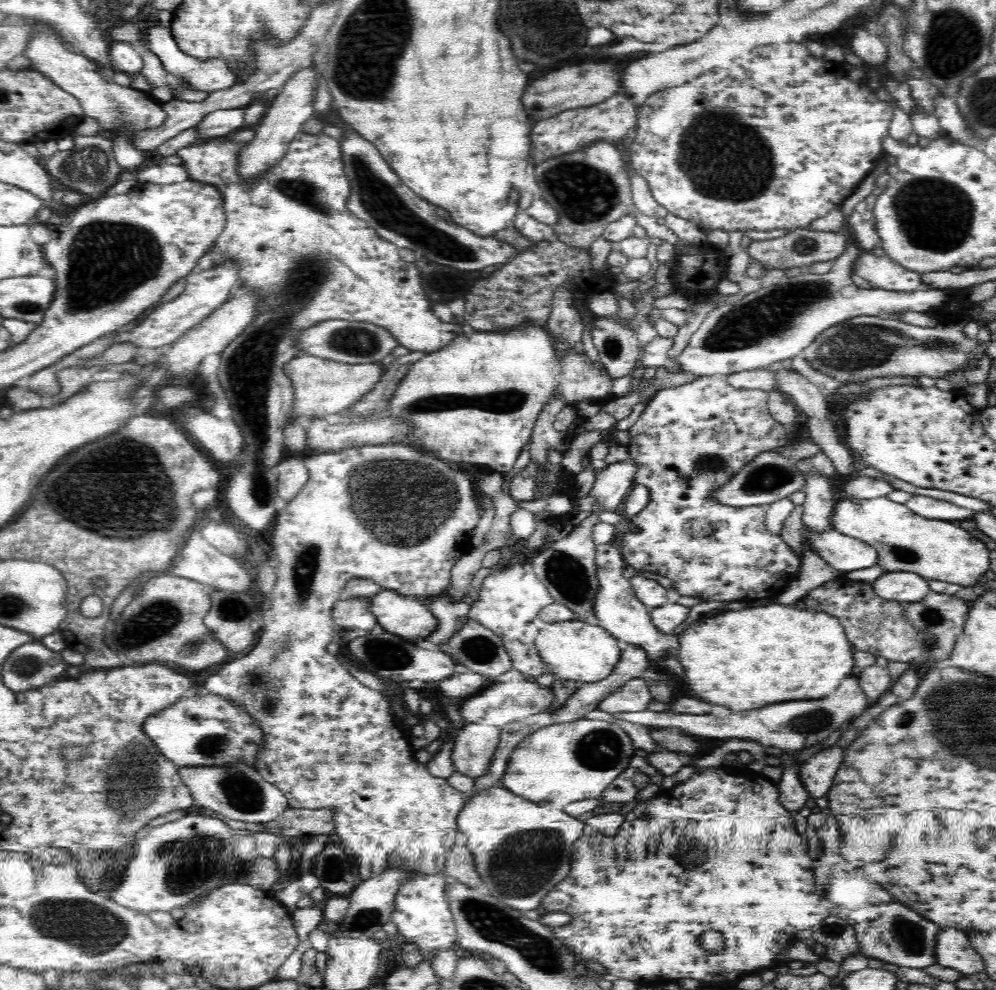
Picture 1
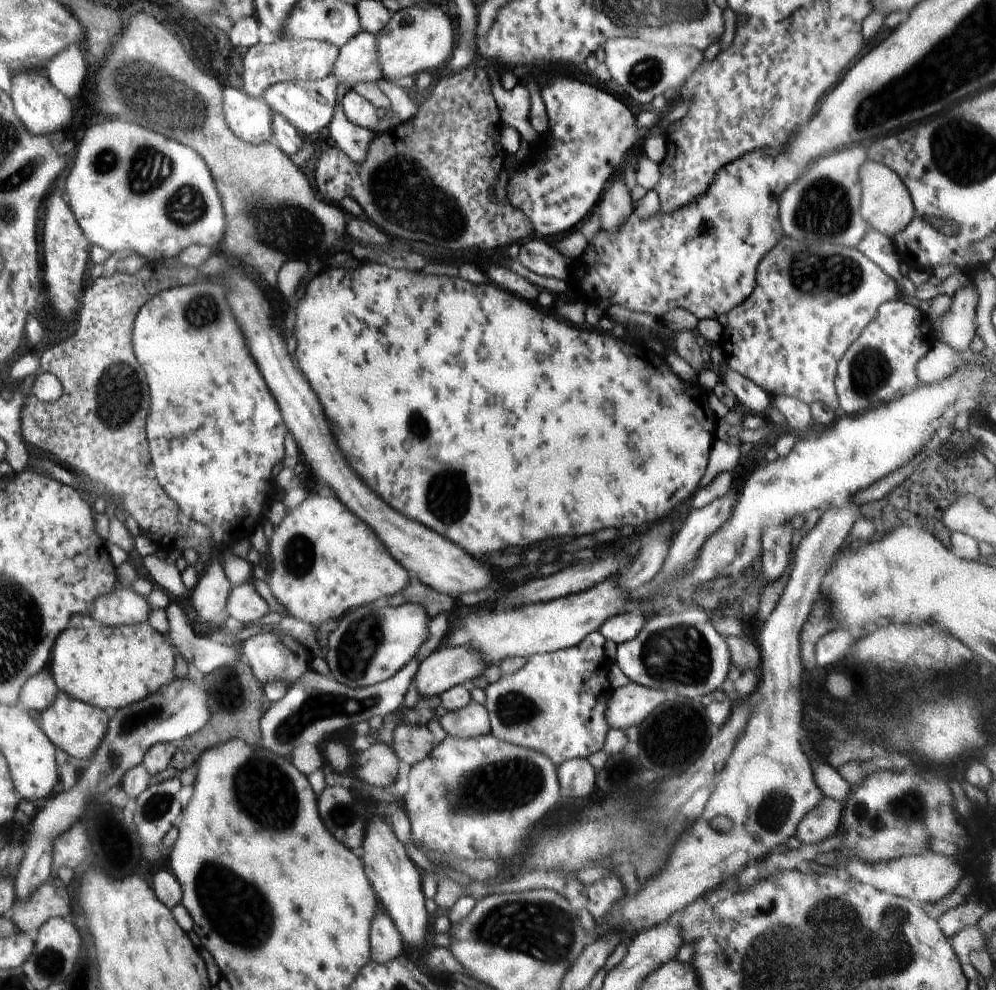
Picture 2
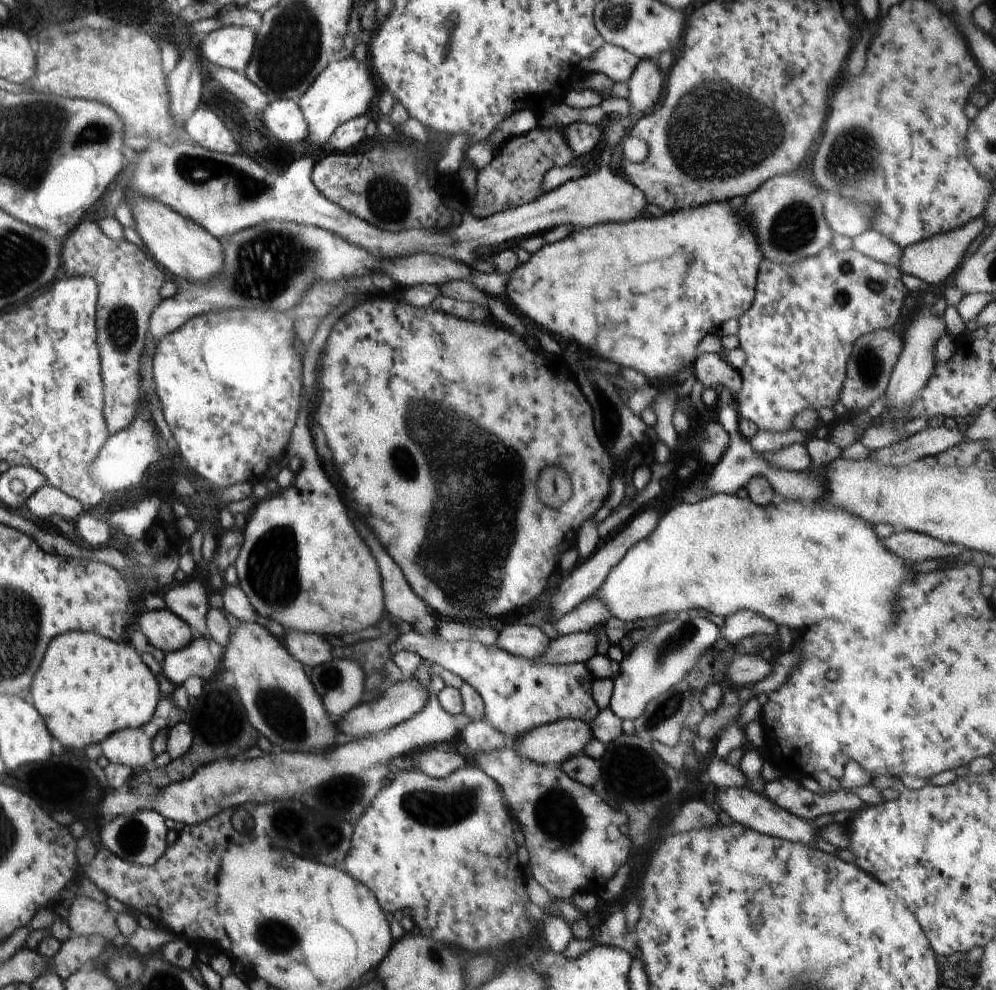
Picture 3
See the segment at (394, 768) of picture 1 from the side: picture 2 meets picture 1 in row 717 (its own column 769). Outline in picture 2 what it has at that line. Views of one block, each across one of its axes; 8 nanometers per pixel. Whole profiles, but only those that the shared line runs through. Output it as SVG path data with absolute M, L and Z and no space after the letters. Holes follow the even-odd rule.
M784 234L774 250L770 250L770 254L766 254L766 258L758 264L755 280L750 298L728 312L728 323L717 343L722 348L728 368L736 370L773 398L789 396L799 398L806 404L824 402L823 405L830 406L836 416L840 416L842 408L838 406L835 389L836 366L864 327L876 318L878 308L884 302L904 299L902 289L856 247L794 242L793 238Z

